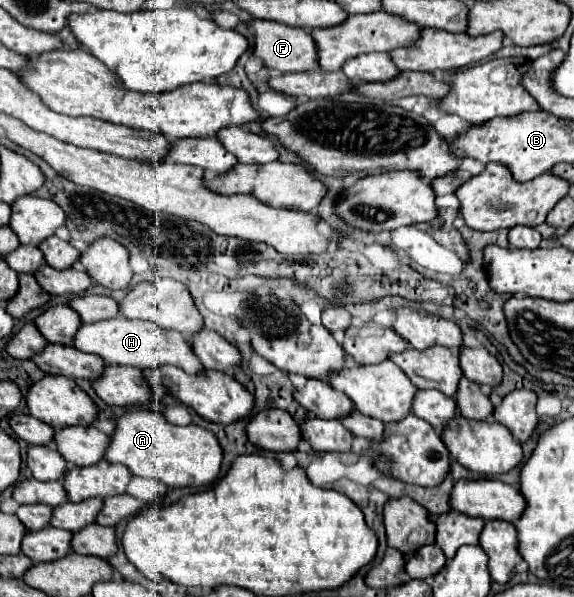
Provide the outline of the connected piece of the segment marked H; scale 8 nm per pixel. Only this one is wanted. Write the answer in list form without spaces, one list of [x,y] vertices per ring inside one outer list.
[[[114,316],[102,322],[82,324],[74,338],[74,348],[90,354],[98,354],[108,364],[120,364],[120,366],[136,366],[140,370],[156,368],[164,364],[172,364],[182,368],[184,372],[196,374],[202,370],[200,362],[192,358],[192,350],[188,350],[188,340],[174,330],[162,330],[154,322],[148,320],[128,320],[124,316]]]

